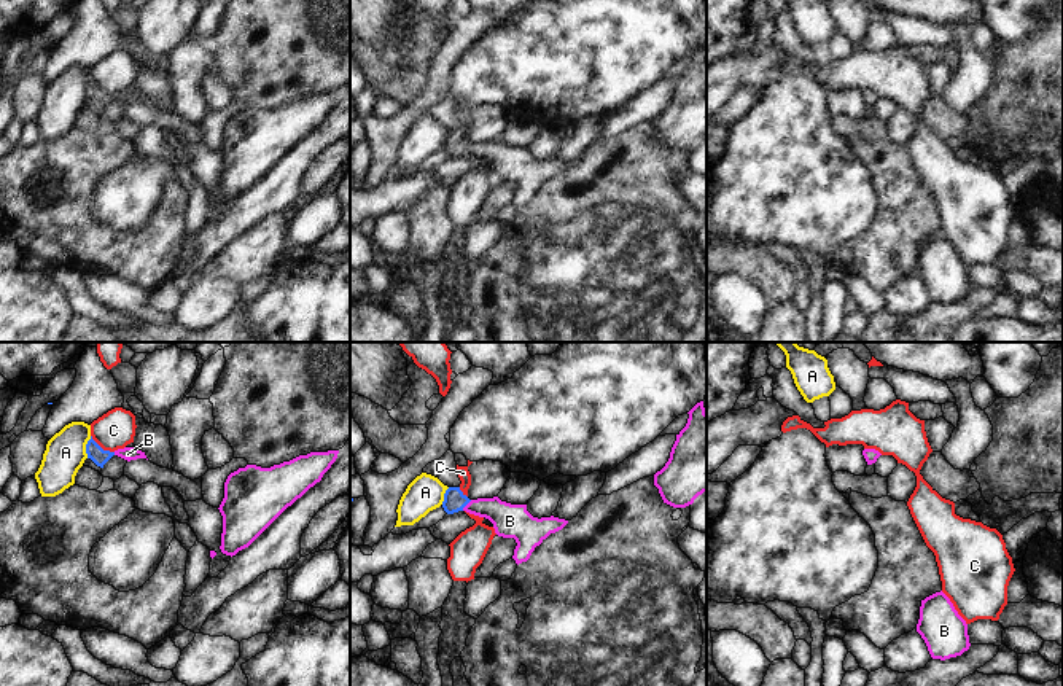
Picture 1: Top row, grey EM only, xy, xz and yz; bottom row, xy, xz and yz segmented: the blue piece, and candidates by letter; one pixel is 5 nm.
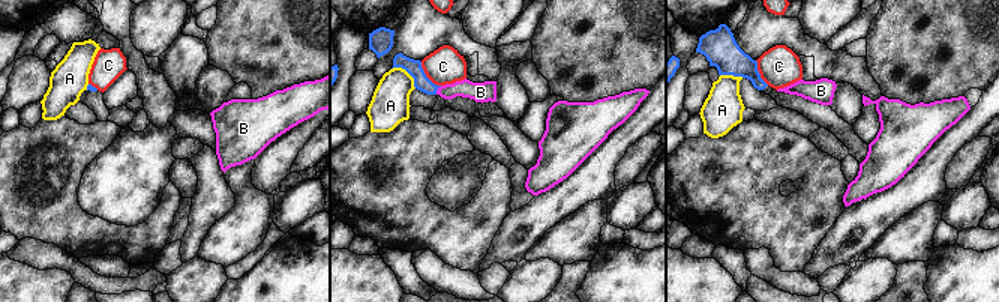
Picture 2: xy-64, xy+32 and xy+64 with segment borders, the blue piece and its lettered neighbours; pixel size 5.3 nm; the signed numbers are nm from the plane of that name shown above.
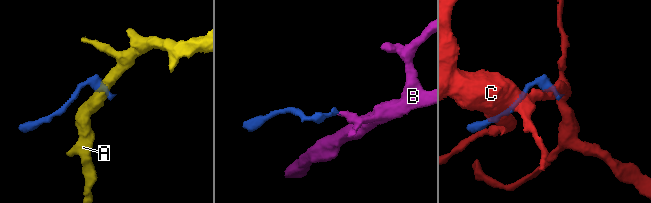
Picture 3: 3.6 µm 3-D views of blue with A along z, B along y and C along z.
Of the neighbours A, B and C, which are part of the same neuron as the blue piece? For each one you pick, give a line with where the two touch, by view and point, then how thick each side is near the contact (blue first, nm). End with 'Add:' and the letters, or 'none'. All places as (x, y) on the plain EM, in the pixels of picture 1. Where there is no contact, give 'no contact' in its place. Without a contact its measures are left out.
B: xz (467, 147) | 110/180 nm
Add: B

